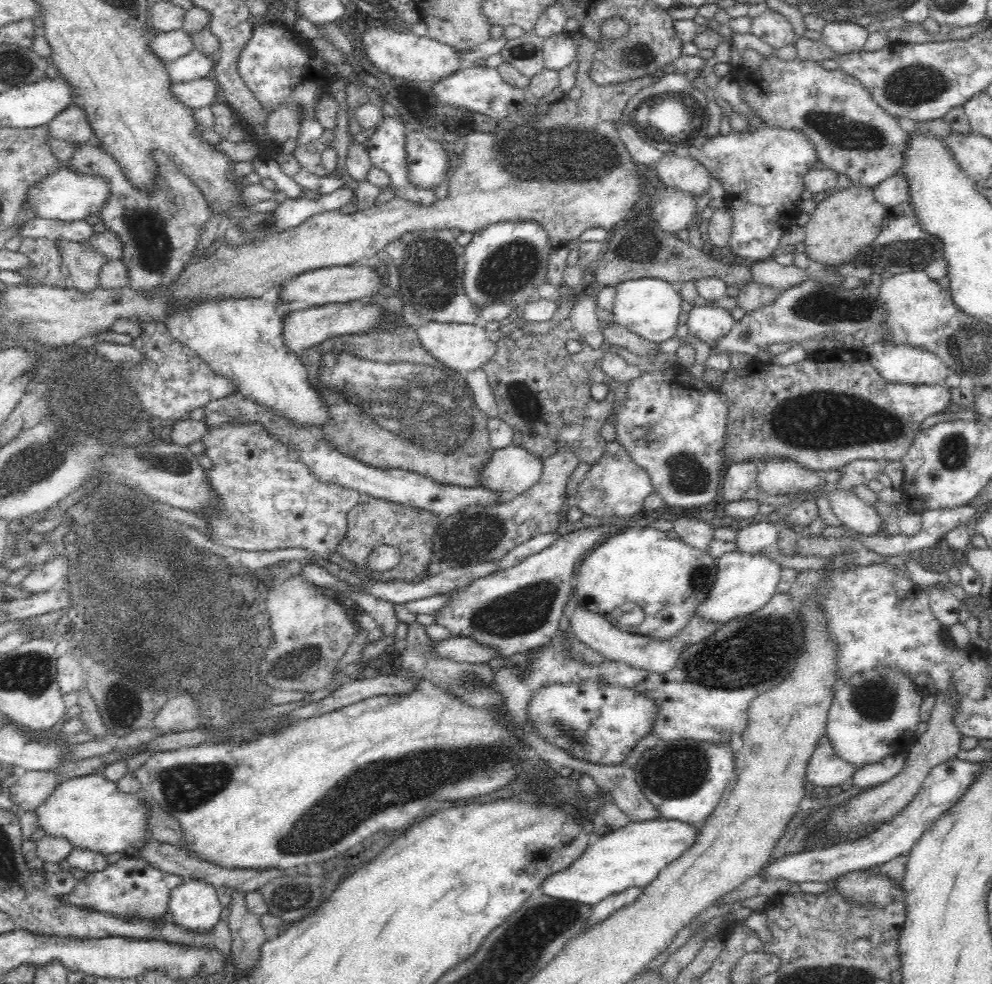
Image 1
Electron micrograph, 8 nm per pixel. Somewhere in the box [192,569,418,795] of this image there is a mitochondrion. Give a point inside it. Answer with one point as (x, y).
(289, 667)

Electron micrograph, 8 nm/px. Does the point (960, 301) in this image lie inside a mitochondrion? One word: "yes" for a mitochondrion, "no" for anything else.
no

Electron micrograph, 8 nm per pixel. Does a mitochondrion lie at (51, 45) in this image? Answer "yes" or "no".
no

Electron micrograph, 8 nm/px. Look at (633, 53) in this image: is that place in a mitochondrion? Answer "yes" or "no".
yes

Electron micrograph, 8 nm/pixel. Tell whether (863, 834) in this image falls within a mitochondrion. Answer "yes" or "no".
no

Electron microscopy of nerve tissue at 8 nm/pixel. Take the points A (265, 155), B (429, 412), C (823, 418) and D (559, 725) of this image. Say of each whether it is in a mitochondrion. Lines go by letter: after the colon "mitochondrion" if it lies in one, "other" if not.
A: other
B: mitochondrion
C: mitochondrion
D: mitochondrion

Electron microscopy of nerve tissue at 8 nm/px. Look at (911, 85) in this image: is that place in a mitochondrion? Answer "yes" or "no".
yes

